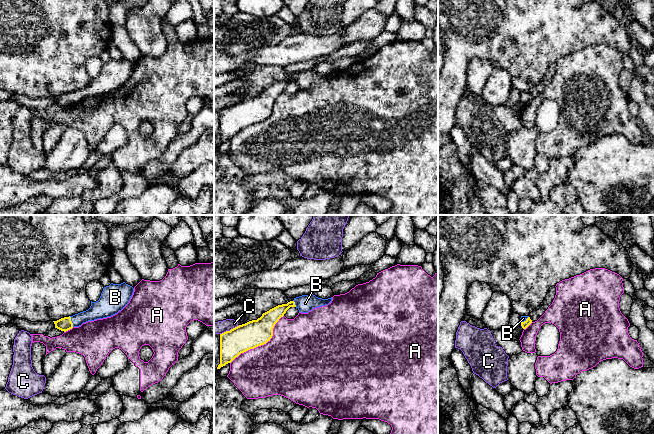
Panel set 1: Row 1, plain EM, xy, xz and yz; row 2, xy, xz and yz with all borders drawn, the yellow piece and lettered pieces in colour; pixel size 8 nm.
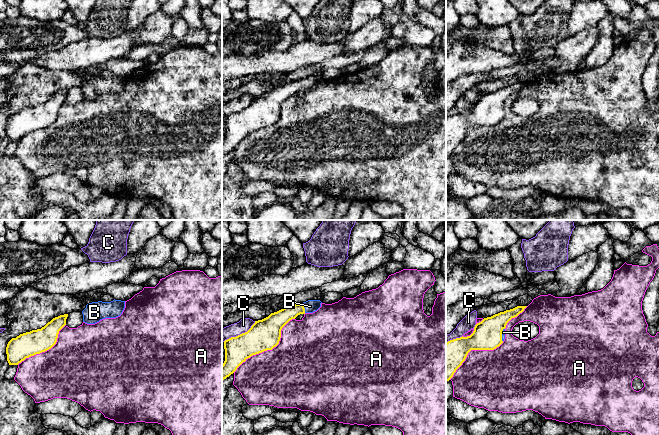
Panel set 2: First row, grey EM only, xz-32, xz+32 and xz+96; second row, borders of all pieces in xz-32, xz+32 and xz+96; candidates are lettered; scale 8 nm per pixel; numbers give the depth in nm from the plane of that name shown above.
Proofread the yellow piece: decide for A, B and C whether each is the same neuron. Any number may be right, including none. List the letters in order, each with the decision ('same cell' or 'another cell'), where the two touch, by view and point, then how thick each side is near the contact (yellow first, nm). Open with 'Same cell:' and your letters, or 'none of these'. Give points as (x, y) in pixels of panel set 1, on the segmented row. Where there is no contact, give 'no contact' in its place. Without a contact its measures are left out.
Same cell: B
A: another cell; meets yellow in xz at (261, 344); 220 nm thick on the yellow side, 460 nm on the other
B: same cell; meets yellow in xy at (71, 321); 110 nm thick on the yellow side, 140 nm on the other
C: another cell; meets yellow in xz at (230, 330); 220 nm thick on the yellow side, 100 nm on the other

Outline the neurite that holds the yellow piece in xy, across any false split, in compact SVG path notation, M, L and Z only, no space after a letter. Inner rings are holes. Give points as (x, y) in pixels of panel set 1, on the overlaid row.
M125 282L121 284L111 283L103 288L98 301L91 301L91 306L88 310L53 321L55 328L66 332L88 321L111 317L129 303L133 292L134 288Z

